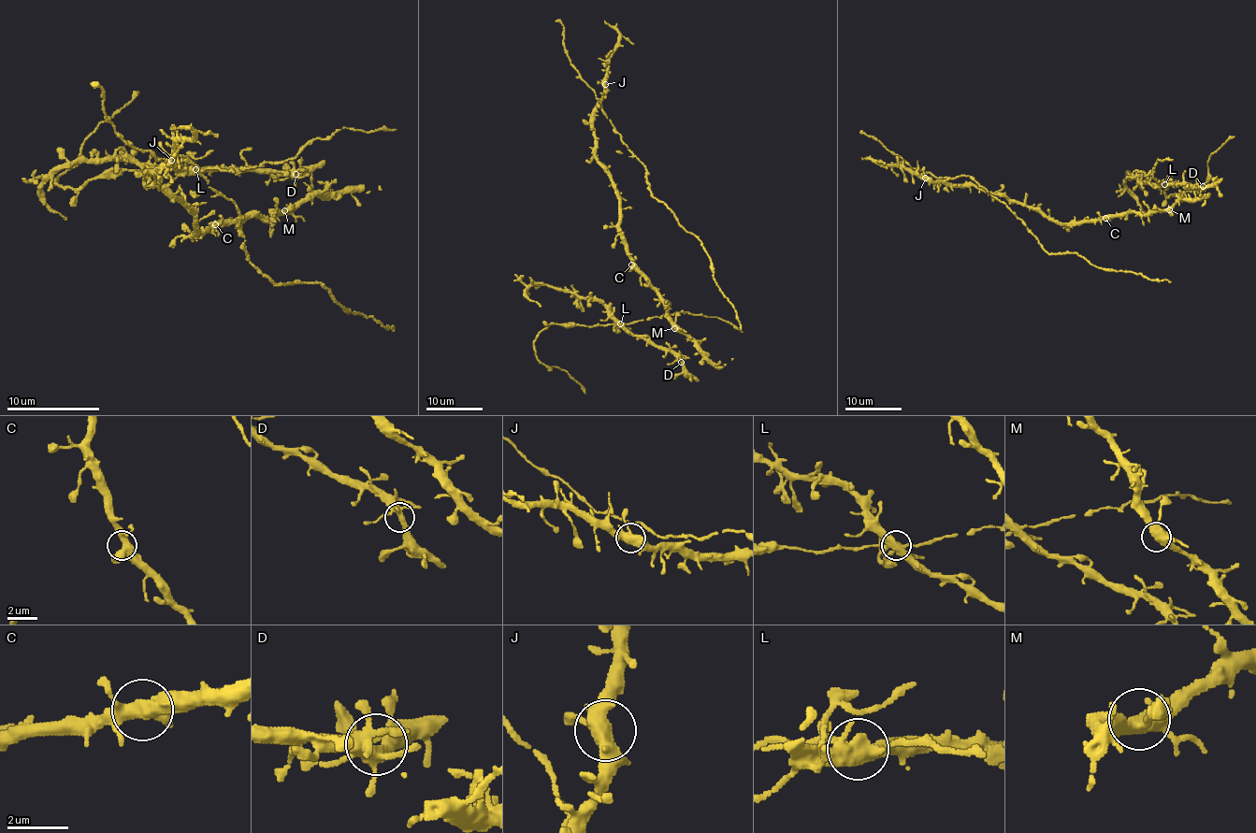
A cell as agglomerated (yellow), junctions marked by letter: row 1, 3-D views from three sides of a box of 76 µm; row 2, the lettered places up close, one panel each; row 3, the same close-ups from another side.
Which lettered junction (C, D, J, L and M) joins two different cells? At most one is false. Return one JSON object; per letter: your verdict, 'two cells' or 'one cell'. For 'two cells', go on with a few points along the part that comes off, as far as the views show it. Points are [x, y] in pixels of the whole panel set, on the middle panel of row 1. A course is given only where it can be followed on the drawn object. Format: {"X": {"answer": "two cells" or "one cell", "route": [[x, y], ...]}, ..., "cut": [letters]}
{"C": {"answer": "one cell"}, "D": {"answer": "one cell"}, "J": {"answer": "one cell"}, "L": {"answer": "one cell"}, "M": {"answer": "one cell"}, "cut": []}

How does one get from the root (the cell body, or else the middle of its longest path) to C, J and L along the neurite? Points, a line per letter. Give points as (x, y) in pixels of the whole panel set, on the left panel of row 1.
C: (196, 234), (215, 224)
J: (196, 234), (192, 213), (154, 183), (152, 171), (168, 166), (171, 160)
L: (196, 234), (245, 222), (252, 215), (284, 215), (312, 194), (328, 194), (324, 183), (303, 171), (196, 169)

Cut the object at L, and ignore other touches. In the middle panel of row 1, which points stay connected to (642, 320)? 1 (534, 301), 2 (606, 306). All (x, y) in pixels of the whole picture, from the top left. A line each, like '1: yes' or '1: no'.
1: no
2: no

